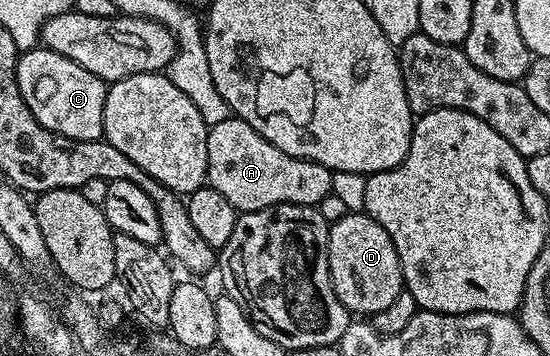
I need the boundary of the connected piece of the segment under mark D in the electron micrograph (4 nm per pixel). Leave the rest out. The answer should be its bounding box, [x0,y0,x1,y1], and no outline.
[328,212,405,318]

